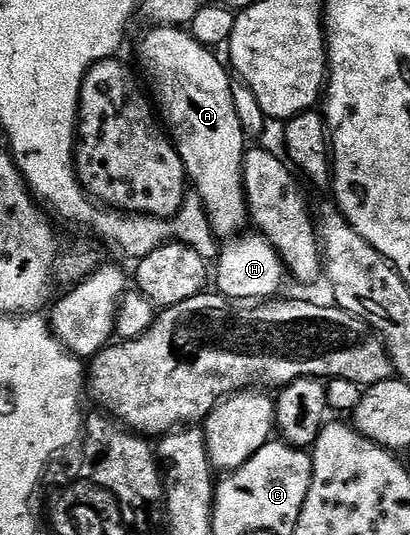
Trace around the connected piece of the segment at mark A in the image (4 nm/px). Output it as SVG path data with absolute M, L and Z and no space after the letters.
M157 26L148 31L139 42L138 69L141 74L143 69L145 82L147 77L154 105L175 143L175 151L181 156L194 193L207 210L216 238L230 239L249 222L243 191L245 135L233 108L232 75L224 63L224 67L219 63L215 55L218 53L202 46L186 29Z

